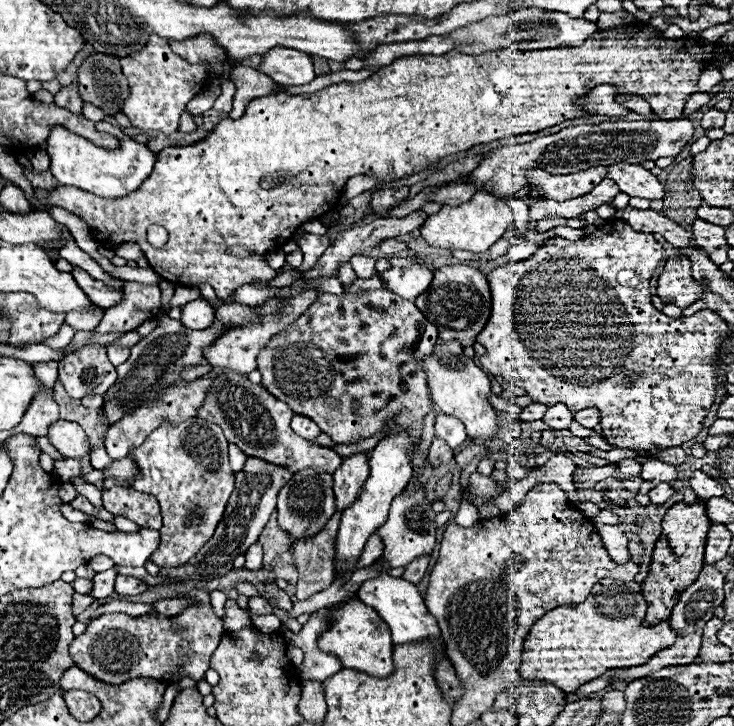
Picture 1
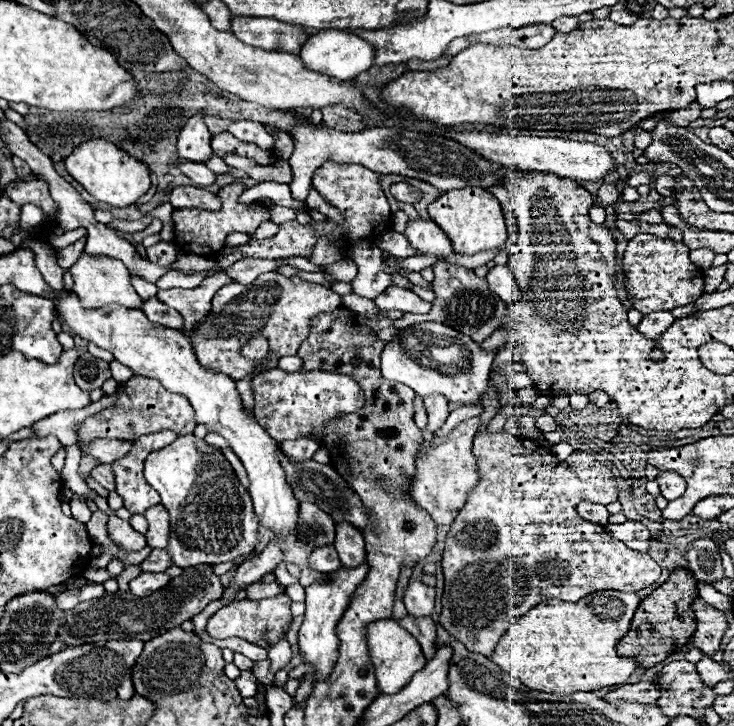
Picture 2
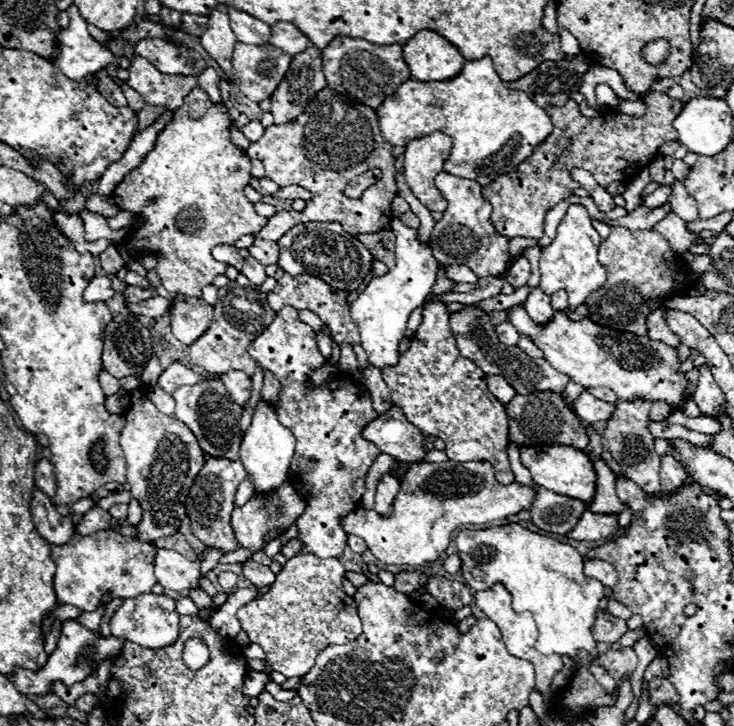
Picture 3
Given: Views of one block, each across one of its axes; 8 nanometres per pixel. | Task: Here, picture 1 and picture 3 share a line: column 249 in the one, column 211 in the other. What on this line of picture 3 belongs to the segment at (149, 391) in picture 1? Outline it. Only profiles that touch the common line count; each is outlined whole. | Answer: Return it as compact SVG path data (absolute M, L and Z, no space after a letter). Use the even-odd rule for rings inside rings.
M176 296L172 314L170 314L170 326L172 334L186 346L194 344L212 324L214 320L214 306L204 302L202 298L188 298L188 296Z

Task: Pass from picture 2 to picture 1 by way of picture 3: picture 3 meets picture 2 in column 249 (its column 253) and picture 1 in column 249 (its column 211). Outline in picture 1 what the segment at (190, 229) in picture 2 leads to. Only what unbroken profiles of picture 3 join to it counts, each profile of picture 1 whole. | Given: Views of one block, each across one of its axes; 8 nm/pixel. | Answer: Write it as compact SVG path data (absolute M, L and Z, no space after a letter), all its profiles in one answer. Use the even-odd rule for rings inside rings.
M628 24L628 26L618 26L618 28L608 28L608 30L598 30L596 36L590 36L588 40L584 40L582 46L578 48L548 48L548 50L540 50L540 52L520 52L520 50L514 50L514 48L504 48L504 50L494 50L494 52L484 52L484 54L464 54L464 52L448 52L448 54L442 54L442 56L432 56L432 54L424 54L424 56L406 56L406 58L398 58L396 62L380 68L378 72L374 72L370 78L362 80L362 82L340 82L340 84L332 84L320 92L314 92L314 94L298 94L298 96L290 96L286 92L280 92L280 94L274 94L274 96L264 96L264 98L252 98L248 104L246 104L246 110L242 114L242 118L238 120L232 120L232 118L226 118L226 120L220 120L204 140L196 142L196 144L190 144L190 146L170 146L170 148L164 148L160 150L158 154L158 160L156 160L156 166L154 166L154 172L144 180L144 184L134 190L132 194L124 196L124 198L98 198L98 196L92 196L90 192L84 192L80 188L74 188L74 186L56 186L54 190L48 192L46 196L46 202L48 206L60 206L64 210L68 210L70 214L76 214L80 220L84 220L94 236L94 240L100 244L100 246L120 246L124 242L134 242L142 248L144 256L148 258L150 266L168 282L174 282L174 284L180 284L180 286L200 286L200 284L210 284L218 298L220 300L230 300L234 290L244 286L244 284L250 284L254 280L272 280L276 278L276 270L270 268L264 260L264 254L270 252L270 250L278 250L282 248L292 236L294 232L298 230L300 224L308 222L308 220L318 220L318 216L324 216L328 212L332 212L336 208L336 202L344 190L344 184L348 178L352 176L360 176L360 174L368 174L368 176L376 176L380 180L394 180L394 178L404 178L404 176L410 176L410 172L420 172L420 170L426 170L428 166L436 164L438 160L450 156L450 154L458 154L458 152L464 152L464 150L470 150L474 146L480 146L480 144L488 144L488 142L494 142L494 140L502 140L502 138L508 138L508 136L518 136L518 134L532 134L532 132L540 132L544 128L550 128L550 126L556 126L564 120L570 120L570 118L584 118L584 116L590 116L588 112L580 110L576 104L574 104L574 98L576 96L582 96L582 94L588 94L594 86L600 86L600 84L616 84L618 86L618 92L620 94L640 94L646 98L646 102L652 106L652 112L658 114L660 118L680 118L682 116L682 110L684 110L684 104L688 100L690 94L698 92L696 84L698 84L698 78L700 78L700 72L704 68L708 68L712 60L712 52L706 52L702 44L696 44L692 42L690 38L676 38L676 40L664 40L662 38L662 32L656 30L656 28L650 28L650 26L644 26L644 24ZM280 170L286 170L290 176L282 182L280 188L262 188L260 182L262 182L262 176L266 174L276 174ZM152 224L158 224L158 226L164 226L170 234L168 242L162 246L162 248L152 248L148 242L146 242L146 228L152 226ZM230 246L244 246L250 250L250 254L246 258L234 258L234 256L228 256L226 254L226 248Z

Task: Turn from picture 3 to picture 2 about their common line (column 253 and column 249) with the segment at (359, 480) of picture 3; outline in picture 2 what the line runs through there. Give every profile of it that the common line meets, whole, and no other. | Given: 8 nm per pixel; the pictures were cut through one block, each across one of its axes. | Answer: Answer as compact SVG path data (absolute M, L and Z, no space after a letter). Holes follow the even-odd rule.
M252 338L252 340L244 346L244 350L242 350L242 354L244 354L246 358L252 358L252 360L264 358L266 352L268 352L268 340L266 340L266 338Z

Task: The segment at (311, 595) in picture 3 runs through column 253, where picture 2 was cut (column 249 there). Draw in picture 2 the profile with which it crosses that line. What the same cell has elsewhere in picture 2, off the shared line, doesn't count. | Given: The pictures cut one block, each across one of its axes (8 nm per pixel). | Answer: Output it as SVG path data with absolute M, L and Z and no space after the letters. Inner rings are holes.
M280 594L280 596L274 596L274 598L268 598L268 600L258 600L258 602L252 602L252 600L240 600L240 602L234 602L234 604L228 604L224 608L220 608L216 614L212 614L208 618L208 634L212 638L218 638L218 640L224 640L224 638L230 638L230 636L238 636L250 644L258 644L262 648L270 648L276 638L280 634L286 634L286 630L290 628L290 622L292 622L292 616L290 616L290 598L286 594ZM262 630L270 630L266 640L260 636Z

